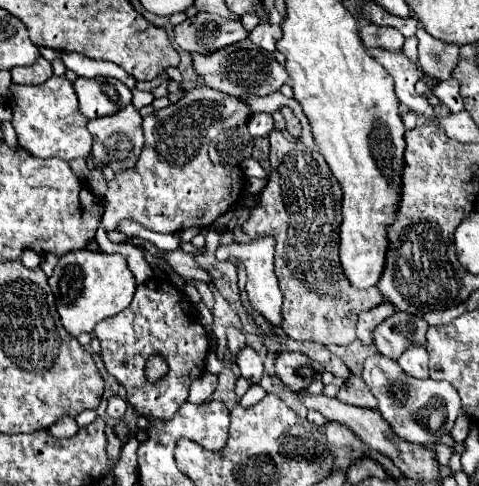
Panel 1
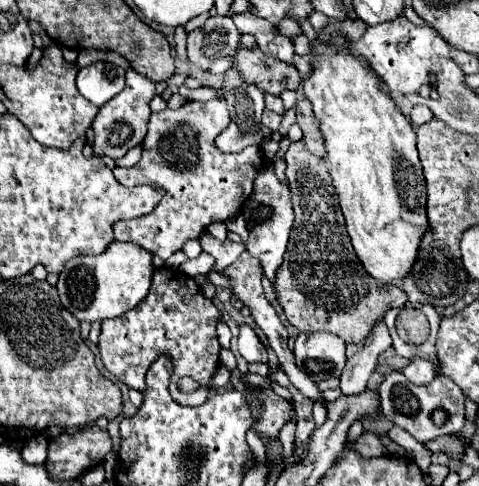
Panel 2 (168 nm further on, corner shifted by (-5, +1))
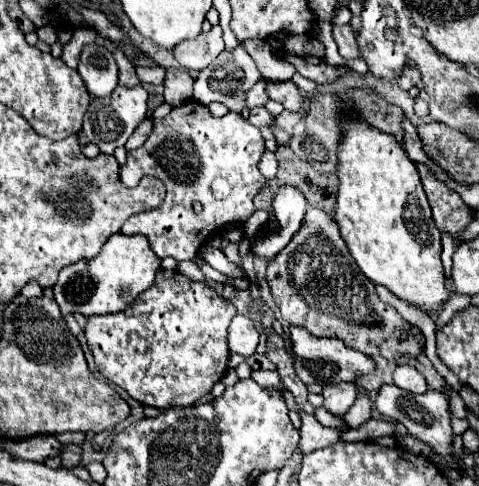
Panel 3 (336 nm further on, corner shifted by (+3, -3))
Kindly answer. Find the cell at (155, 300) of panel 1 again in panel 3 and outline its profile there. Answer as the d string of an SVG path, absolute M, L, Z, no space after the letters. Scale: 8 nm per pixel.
M160 269L154 285L140 293L136 301L124 311L88 317L84 335L98 371L108 381L128 391L130 397L150 407L190 407L200 397L210 393L212 385L222 379L228 367L230 351L226 343L226 333L234 315L236 307L220 297L208 283L192 281L176 269Z

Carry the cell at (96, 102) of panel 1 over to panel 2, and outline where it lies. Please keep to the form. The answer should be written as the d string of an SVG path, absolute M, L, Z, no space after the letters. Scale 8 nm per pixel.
M98 61L78 73L76 87L92 105L102 107L124 89L124 69Z

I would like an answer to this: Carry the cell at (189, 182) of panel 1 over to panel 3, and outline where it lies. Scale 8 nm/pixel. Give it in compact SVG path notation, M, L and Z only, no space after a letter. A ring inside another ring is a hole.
M190 99L180 107L174 107L164 119L152 119L154 129L148 137L148 141L134 151L128 151L128 161L120 169L120 179L128 187L136 187L138 181L144 175L152 175L160 179L166 185L166 199L160 207L134 213L122 227L122 233L126 235L146 235L150 241L150 247L154 253L164 257L176 257L176 261L188 261L194 259L200 251L200 247L218 231L222 231L228 225L244 225L248 217L256 211L254 209L254 195L264 187L266 179L258 171L258 161L262 153L266 151L264 139L260 135L260 129L250 125L240 113L228 113L224 117L214 117L206 105L200 105L200 101ZM194 203L202 203L202 211L194 211Z

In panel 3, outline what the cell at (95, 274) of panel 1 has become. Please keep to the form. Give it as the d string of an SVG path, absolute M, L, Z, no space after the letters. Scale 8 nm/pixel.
M116 233L104 243L102 251L94 259L90 259L90 263L78 261L60 271L58 283L54 287L54 297L64 315L74 311L86 317L116 313L128 307L138 293L152 287L158 269L160 269L160 259L152 251L146 237Z

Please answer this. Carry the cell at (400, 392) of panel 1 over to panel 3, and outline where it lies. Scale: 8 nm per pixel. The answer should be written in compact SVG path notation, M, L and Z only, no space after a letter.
M384 385L376 397L376 407L392 423L406 425L410 435L428 443L438 455L454 455L452 447L454 433L450 427L448 403L440 391L426 391L422 395L414 395L414 393L404 393L404 389L398 389L396 385Z

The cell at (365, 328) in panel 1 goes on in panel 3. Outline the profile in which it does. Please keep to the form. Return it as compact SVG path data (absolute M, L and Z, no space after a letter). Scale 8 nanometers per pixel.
M328 385L322 391L322 397L324 397L322 407L336 417L344 417L356 399L356 393L358 391L354 385Z

